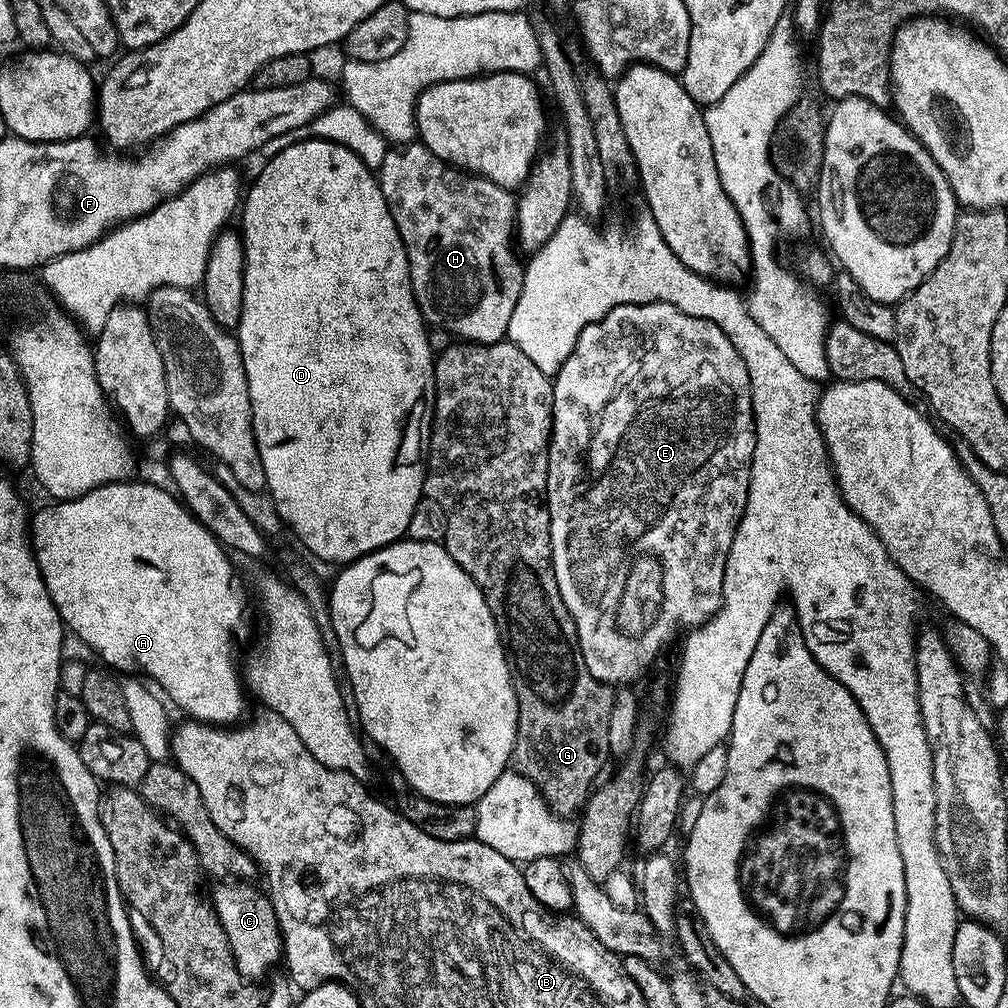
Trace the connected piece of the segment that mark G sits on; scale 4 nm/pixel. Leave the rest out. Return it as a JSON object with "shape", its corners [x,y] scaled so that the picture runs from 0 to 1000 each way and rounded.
{"shape":[[[452,339],[449,345],[432,354],[433,359],[433,403],[429,411],[429,427],[423,441],[423,471],[421,474],[421,492],[429,495],[440,507],[440,533],[438,539],[443,544],[446,554],[470,573],[474,585],[482,593],[482,601],[486,601],[486,609],[496,626],[496,635],[500,638],[500,650],[504,653],[504,663],[508,667],[508,680],[512,686],[514,696],[514,724],[512,725],[511,744],[508,746],[508,758],[511,765],[516,766],[524,774],[531,776],[538,791],[546,803],[553,809],[566,811],[578,801],[582,795],[601,754],[606,751],[603,740],[605,706],[608,684],[593,678],[581,665],[581,657],[577,653],[577,645],[571,628],[571,616],[567,614],[563,601],[558,597],[558,589],[554,585],[554,577],[550,573],[548,561],[548,539],[546,538],[546,510],[541,500],[543,490],[543,450],[544,438],[548,431],[548,387],[549,378],[514,343],[506,339],[495,341],[470,341],[467,339]]]}

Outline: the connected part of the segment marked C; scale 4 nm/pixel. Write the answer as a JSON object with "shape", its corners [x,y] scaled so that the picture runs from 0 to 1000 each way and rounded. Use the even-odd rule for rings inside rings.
{"shape":[[[218,875],[213,878],[214,893],[212,904],[218,913],[220,923],[228,935],[228,942],[234,951],[239,966],[247,970],[262,968],[280,952],[278,917],[274,914],[274,904],[269,892],[246,875]]]}

